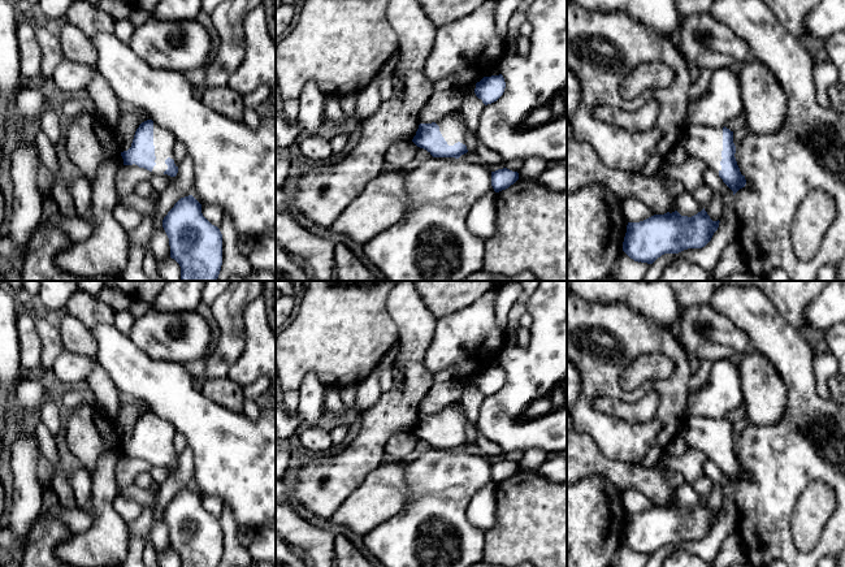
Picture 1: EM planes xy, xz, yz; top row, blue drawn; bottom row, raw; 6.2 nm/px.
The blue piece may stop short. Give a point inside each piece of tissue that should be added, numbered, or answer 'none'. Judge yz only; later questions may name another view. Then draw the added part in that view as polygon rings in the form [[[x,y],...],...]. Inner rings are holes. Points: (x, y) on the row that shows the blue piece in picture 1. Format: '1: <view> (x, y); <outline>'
1: yz (702, 142); [[[686,125],[679,142],[690,157],[702,160],[719,176],[723,159],[723,127]]]

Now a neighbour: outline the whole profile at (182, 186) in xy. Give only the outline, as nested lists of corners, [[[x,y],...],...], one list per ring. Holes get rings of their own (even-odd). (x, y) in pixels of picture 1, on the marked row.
[[[186,155],[178,165],[176,179],[160,194],[153,220],[153,229],[161,226],[164,217],[174,204],[185,196],[194,194],[194,161]]]

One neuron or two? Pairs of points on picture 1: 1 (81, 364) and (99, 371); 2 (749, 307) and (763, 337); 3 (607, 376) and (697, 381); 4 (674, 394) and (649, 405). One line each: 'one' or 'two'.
1: two
2: one
3: two
4: two

